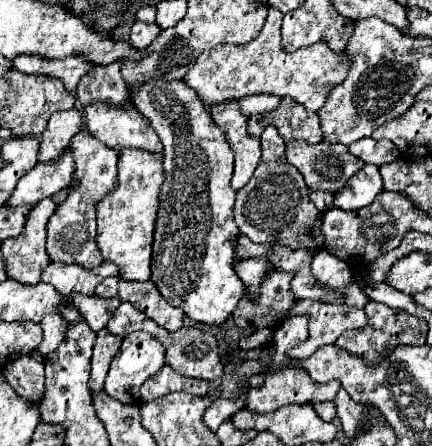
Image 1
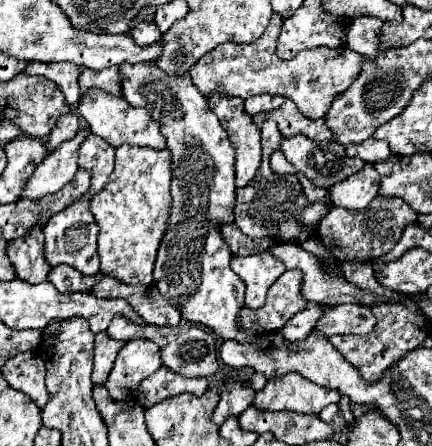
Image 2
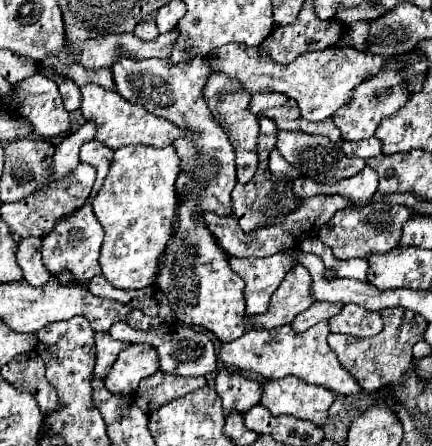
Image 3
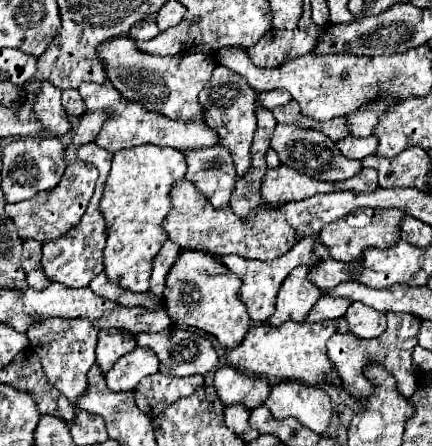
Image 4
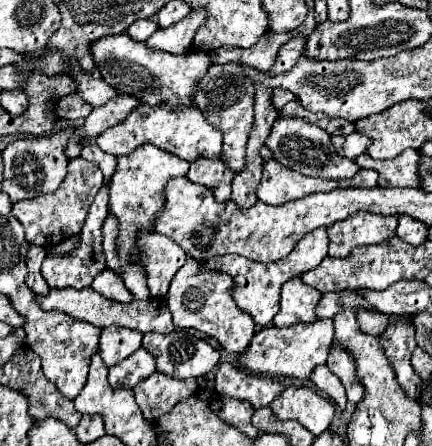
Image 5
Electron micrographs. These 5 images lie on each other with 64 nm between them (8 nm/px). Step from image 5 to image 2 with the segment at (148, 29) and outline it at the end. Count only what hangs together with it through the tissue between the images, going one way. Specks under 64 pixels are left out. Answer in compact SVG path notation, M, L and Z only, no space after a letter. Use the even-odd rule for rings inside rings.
M140 22L140 24L136 24L130 32L132 32L136 44L140 44L140 46L154 44L154 42L160 40L160 30L156 28L154 22Z

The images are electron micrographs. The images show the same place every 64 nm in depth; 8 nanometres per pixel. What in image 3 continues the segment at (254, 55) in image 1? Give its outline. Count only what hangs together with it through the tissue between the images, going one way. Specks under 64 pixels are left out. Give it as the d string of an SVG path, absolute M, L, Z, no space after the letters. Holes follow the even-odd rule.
M226 44L218 48L210 58L214 72L224 72L248 88L248 92L284 92L288 98L296 100L300 112L306 120L320 122L334 116L336 110L350 104L352 92L364 80L376 76L386 64L386 56L374 56L370 52L358 52L354 48L326 48L320 52L304 52L292 64L276 64L268 56L260 56L258 48L246 48L244 44Z

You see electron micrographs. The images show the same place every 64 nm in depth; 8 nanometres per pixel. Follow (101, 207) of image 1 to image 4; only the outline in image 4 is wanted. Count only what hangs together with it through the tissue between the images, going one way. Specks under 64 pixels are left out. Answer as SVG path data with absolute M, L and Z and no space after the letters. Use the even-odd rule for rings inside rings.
M142 144L114 154L112 170L104 188L104 220L108 224L108 242L104 248L104 272L114 284L132 292L146 292L152 272L152 256L166 240L160 220L168 214L168 188L184 178L184 154L174 148Z

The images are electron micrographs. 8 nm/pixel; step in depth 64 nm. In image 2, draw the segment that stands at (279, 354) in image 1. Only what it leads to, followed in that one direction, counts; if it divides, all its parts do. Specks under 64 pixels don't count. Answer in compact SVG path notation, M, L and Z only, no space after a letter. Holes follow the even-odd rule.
M314 304L304 312L298 312L296 316L292 316L288 324L282 328L284 340L304 340L304 336L308 336L308 332L314 330L320 316L324 316L322 304Z

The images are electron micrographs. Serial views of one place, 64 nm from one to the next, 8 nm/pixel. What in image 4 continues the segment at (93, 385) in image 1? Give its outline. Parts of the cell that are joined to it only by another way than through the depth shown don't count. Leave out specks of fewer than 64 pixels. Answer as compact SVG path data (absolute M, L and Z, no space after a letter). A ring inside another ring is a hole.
M100 330L98 336L98 348L96 348L96 360L102 368L102 372L108 372L118 358L126 356L136 348L136 338L130 332L124 330Z

